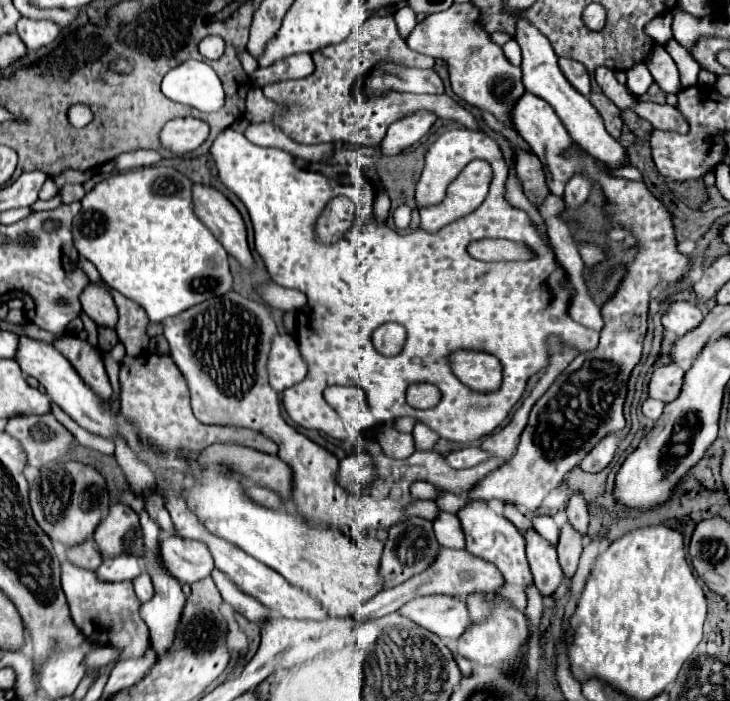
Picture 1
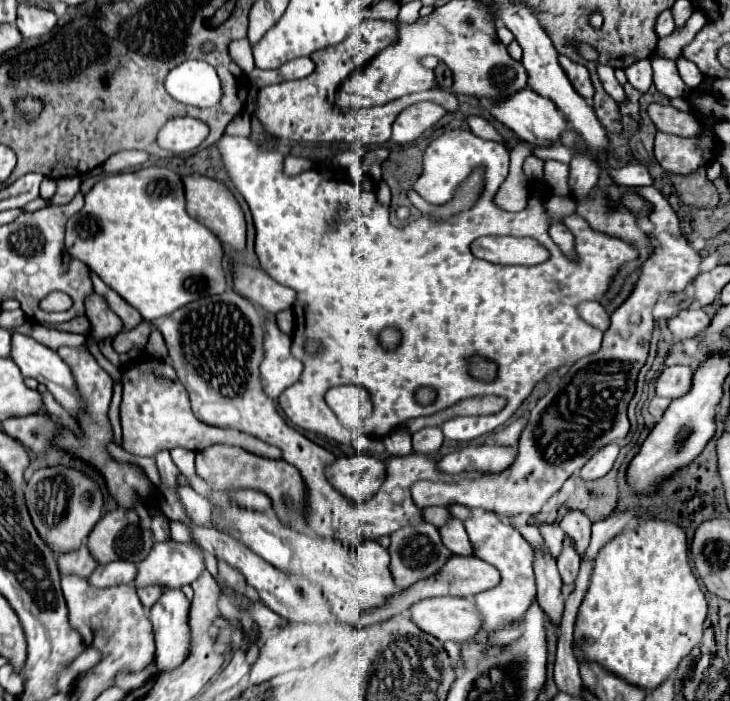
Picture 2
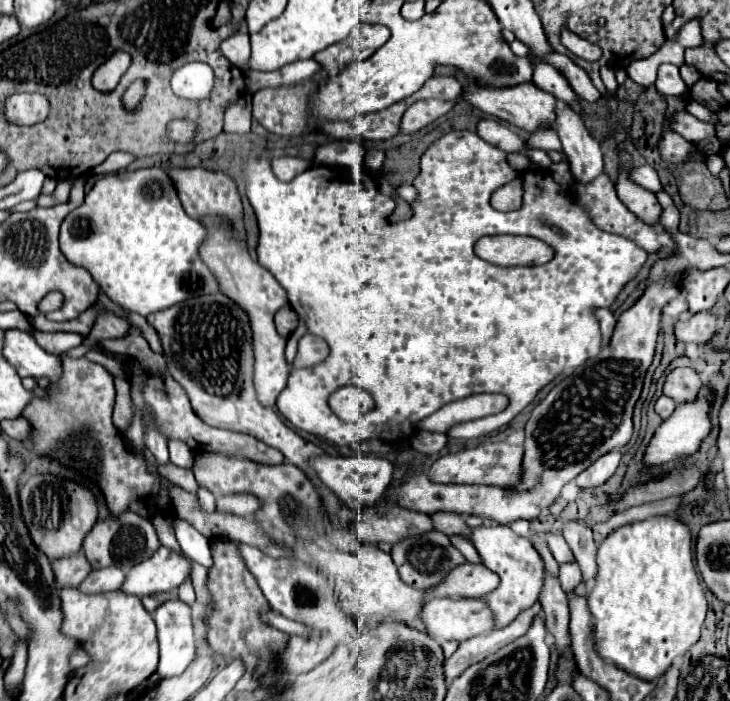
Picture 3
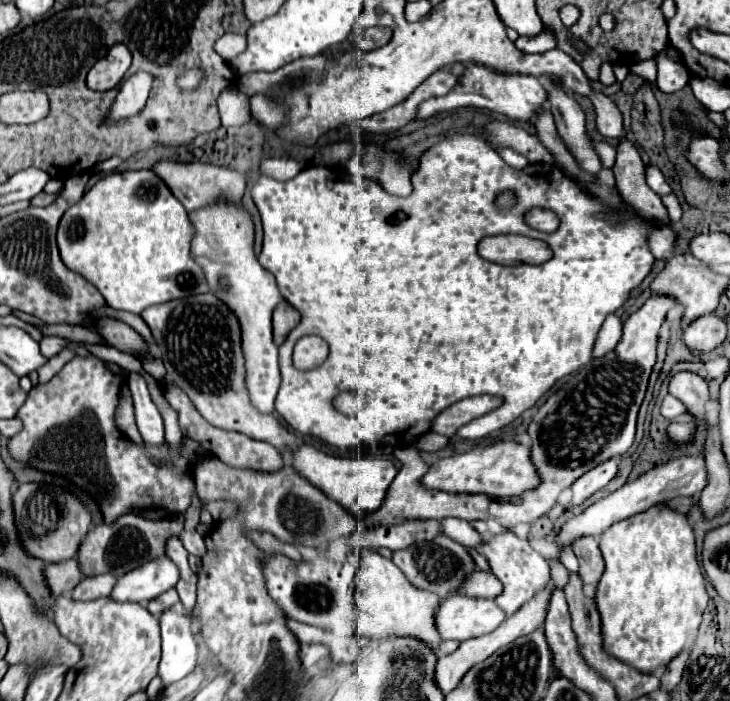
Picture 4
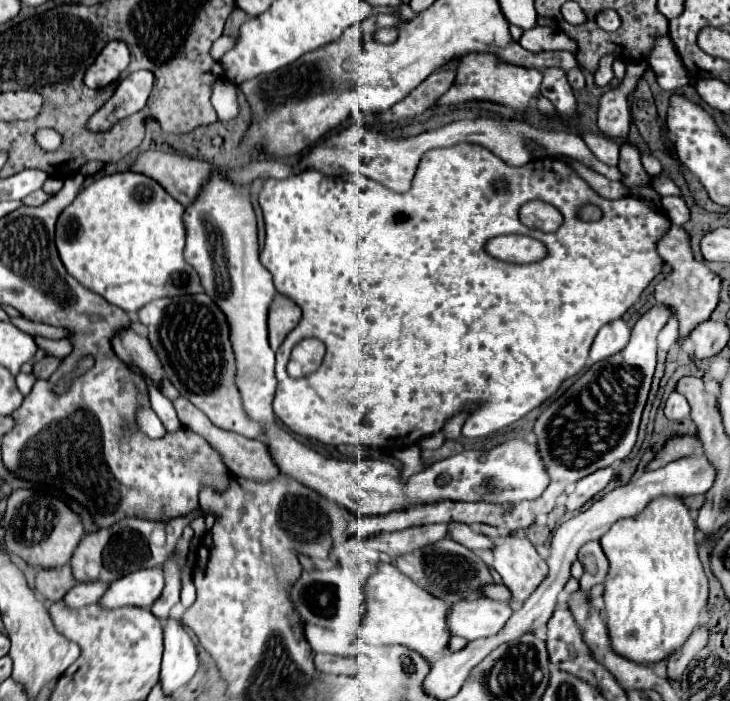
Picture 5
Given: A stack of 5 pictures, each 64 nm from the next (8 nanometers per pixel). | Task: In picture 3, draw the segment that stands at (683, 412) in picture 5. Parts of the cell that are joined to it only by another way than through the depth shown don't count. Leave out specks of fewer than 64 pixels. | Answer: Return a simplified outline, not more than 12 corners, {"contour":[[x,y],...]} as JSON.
{"contour":[[668,396],[656,402],[656,414],[664,420],[674,412],[676,402]]}

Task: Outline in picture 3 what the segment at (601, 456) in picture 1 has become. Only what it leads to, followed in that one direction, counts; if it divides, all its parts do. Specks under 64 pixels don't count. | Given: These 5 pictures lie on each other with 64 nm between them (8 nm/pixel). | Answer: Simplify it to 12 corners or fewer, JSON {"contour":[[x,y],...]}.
{"contour":[[610,452],[574,482],[580,490],[602,486],[618,468],[620,452]]}

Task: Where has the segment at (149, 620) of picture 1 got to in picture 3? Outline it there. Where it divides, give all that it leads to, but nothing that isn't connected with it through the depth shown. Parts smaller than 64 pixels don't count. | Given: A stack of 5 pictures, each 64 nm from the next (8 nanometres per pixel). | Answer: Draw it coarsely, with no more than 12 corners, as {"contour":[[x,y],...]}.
{"contour":[[174,598],[152,612],[160,678],[196,658],[190,606]]}

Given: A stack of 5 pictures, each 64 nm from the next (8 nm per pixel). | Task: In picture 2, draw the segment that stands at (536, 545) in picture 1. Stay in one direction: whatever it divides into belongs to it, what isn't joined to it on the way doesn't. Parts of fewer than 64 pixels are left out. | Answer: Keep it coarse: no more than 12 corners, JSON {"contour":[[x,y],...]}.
{"contour":[[534,552],[538,604],[560,628],[562,580],[550,554]]}

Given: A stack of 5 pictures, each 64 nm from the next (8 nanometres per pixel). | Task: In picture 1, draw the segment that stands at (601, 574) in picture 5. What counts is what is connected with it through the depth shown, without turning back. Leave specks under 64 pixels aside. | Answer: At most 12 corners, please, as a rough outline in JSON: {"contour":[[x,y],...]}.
{"contour":[[582,496],[570,498],[568,524],[586,538],[590,518]]}

